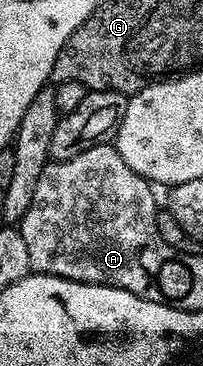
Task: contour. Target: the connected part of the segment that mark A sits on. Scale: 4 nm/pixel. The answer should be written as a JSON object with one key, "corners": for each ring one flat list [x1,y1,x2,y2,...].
{"corners":[[101,143,90,147,86,151,82,151,82,155,74,155,74,159,49,160,42,175,38,175,38,187,34,187,34,199,30,199,30,207,24,218,18,223,22,239,26,239,26,251,30,255,32,269,38,273,49,273,51,277,65,277,87,285,109,285,110,287,118,287,122,291,128,291,128,287,132,287,132,277,159,278,163,274,160,272,163,271,164,264,174,257,174,250,166,243,166,239,162,239,162,235,158,235,156,213,154,208,152,209,152,192,154,192,152,182,147,181,142,175,130,171,130,167,126,167,126,159,122,159,122,155,112,143]]}

